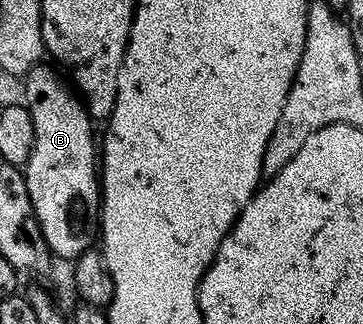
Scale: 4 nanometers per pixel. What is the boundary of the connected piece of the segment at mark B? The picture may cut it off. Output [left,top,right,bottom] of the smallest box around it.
[22,63,101,263]

